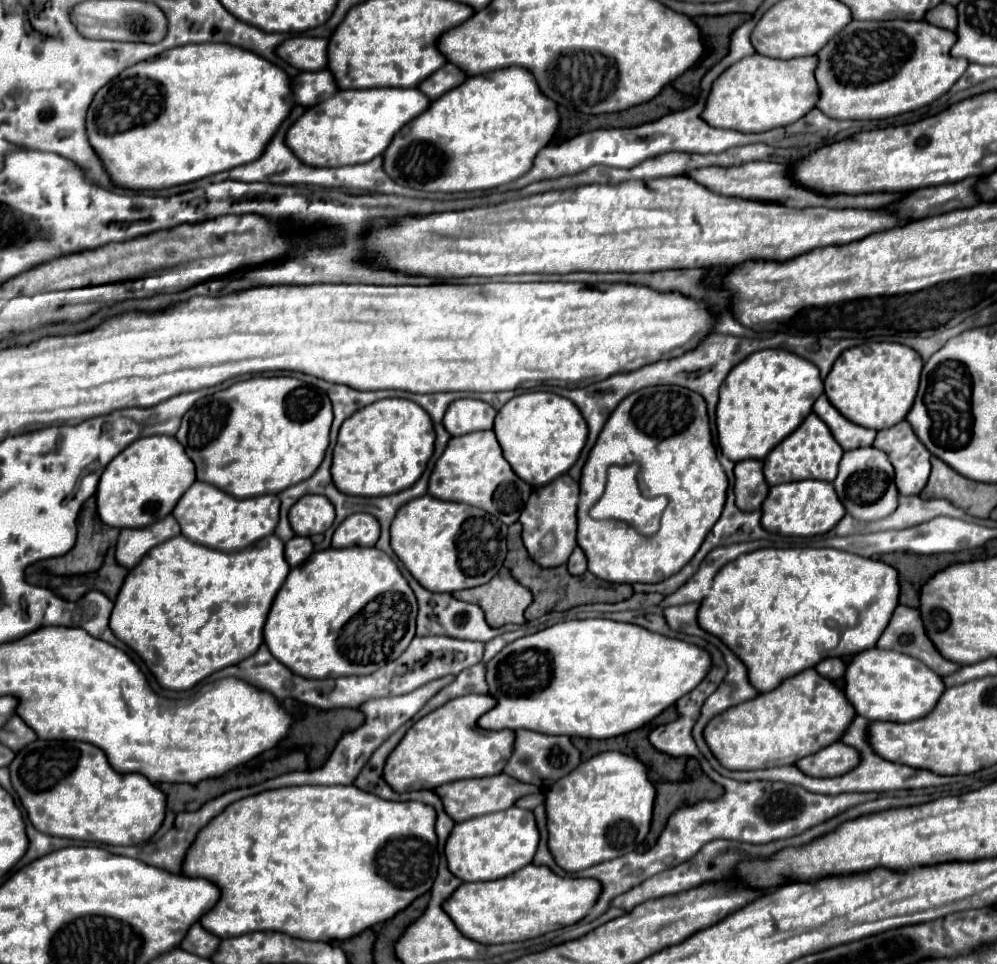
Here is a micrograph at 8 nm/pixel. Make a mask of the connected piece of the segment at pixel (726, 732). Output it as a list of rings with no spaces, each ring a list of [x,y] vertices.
[[[808,669],[804,675],[780,683],[776,691],[760,693],[752,701],[712,717],[704,727],[704,741],[726,769],[748,771],[794,765],[798,759],[836,743],[854,715],[854,707],[834,683]]]

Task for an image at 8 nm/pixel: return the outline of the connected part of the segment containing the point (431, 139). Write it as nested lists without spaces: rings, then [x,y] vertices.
[[[508,67],[500,71],[488,71],[484,75],[468,77],[460,87],[448,91],[440,99],[432,101],[432,111],[424,111],[420,119],[414,119],[392,139],[388,151],[384,151],[382,167],[386,175],[398,185],[420,191],[476,191],[492,189],[522,177],[536,157],[536,153],[550,143],[558,129],[560,117],[556,103],[540,93],[536,79],[530,71],[520,67]]]

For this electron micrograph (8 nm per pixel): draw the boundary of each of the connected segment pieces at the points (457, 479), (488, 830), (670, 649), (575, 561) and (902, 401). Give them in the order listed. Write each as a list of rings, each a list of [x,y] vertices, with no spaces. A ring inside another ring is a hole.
[[[476,431],[472,435],[452,437],[442,457],[436,461],[428,481],[428,495],[442,501],[460,501],[480,507],[490,515],[496,515],[504,525],[518,521],[530,491],[532,487],[516,477],[510,463],[504,459],[494,431]]]
[[[510,807],[500,813],[488,813],[470,821],[456,823],[446,841],[444,853],[448,869],[460,881],[490,881],[506,877],[528,865],[538,847],[538,829],[532,811]]]
[[[610,619],[562,621],[508,643],[486,663],[488,693],[496,699],[496,707],[484,713],[478,725],[488,731],[530,729],[546,735],[608,739],[650,723],[666,707],[674,705],[680,695],[692,691],[706,677],[710,667],[712,659],[704,649],[632,623]]]
[[[576,547],[566,565],[568,565],[568,571],[572,575],[584,575],[586,573],[586,555],[584,555],[584,551],[580,547]]]
[[[864,343],[840,353],[828,377],[824,379],[824,393],[832,405],[852,423],[868,429],[886,429],[906,419],[922,371],[922,359],[906,345],[900,343]]]

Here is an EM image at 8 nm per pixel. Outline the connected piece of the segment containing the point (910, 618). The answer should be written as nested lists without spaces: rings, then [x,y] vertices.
[[[898,605],[894,609],[890,623],[884,629],[882,637],[878,639],[876,647],[912,655],[912,657],[920,659],[924,665],[928,665],[932,671],[936,671],[936,675],[940,675],[940,677],[946,677],[952,671],[960,669],[960,665],[948,663],[936,651],[936,647],[930,643],[930,639],[926,637],[924,625],[920,621],[918,609],[910,609],[904,605]]]

